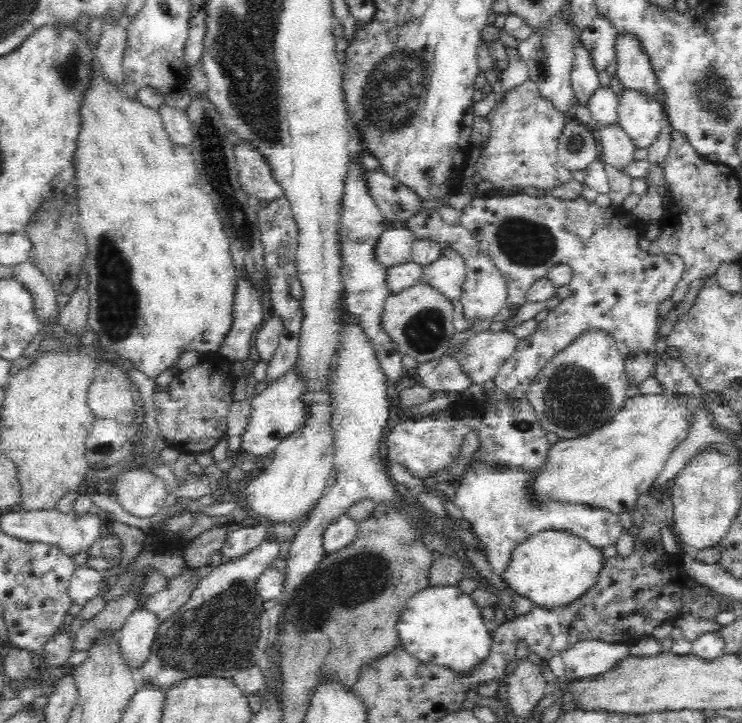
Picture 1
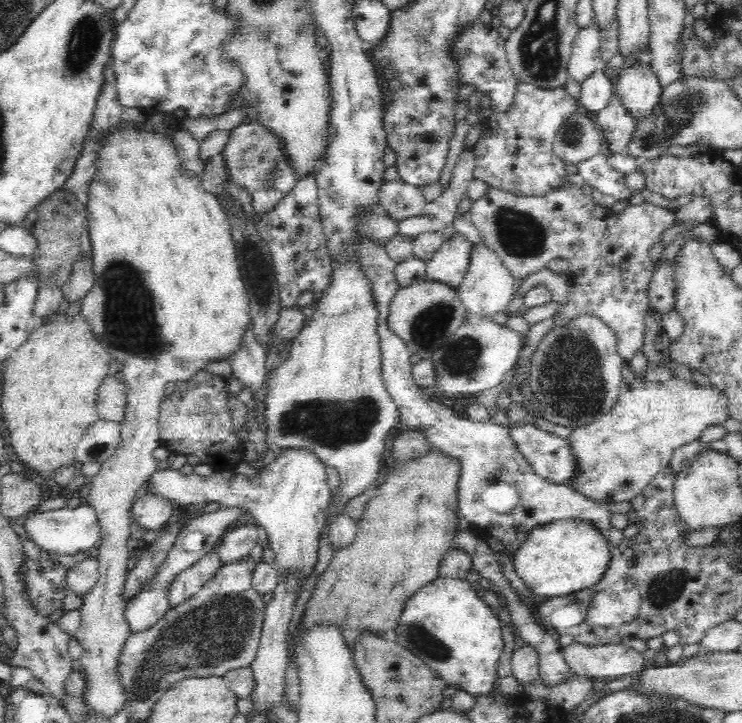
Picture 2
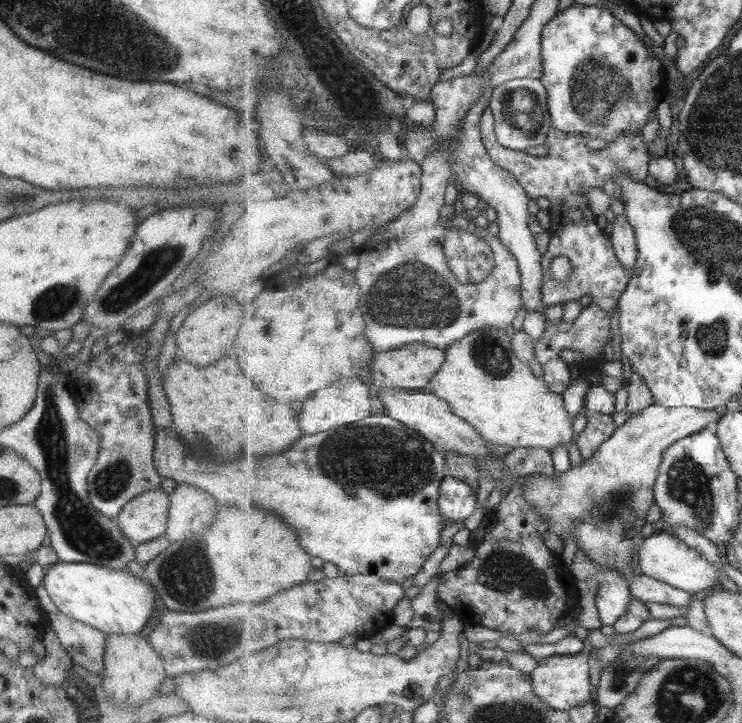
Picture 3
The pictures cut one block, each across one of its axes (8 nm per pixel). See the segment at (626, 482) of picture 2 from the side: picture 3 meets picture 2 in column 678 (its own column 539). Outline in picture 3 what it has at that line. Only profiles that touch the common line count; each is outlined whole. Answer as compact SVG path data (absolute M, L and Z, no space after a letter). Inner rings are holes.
M485 327L479 330L474 330L470 332L465 338L454 342L449 345L449 348L446 350L446 362L442 366L442 369L438 373L435 373L435 376L431 379L431 384L429 391L432 394L439 396L443 400L450 402L451 408L456 415L459 415L461 418L466 419L467 422L470 422L485 438L486 441L489 441L493 445L505 445L511 446L515 449L518 448L546 448L551 452L558 448L559 445L568 446L569 442L575 442L577 436L574 433L574 419L569 416L569 412L565 410L565 399L561 394L555 394L547 388L545 380L536 378L533 376L533 370L529 367L528 363L521 362L513 348L511 348L511 335L508 333L508 329L497 328L497 327Z

